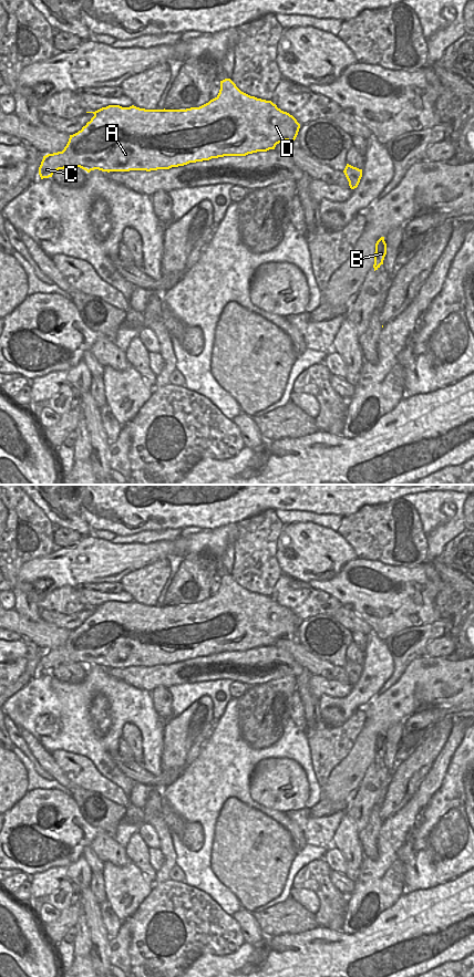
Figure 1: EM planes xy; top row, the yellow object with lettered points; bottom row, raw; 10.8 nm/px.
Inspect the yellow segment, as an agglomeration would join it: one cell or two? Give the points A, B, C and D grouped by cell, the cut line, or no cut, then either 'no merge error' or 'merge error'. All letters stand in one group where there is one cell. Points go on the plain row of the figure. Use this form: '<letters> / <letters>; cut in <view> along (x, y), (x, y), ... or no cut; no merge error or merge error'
A C D / B; cut in xy along (347, 673), (353, 673), (359, 676); merge error

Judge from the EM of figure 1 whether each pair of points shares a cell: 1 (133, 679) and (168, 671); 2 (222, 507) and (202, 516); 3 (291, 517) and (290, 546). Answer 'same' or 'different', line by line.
1: same
2: same
3: different

